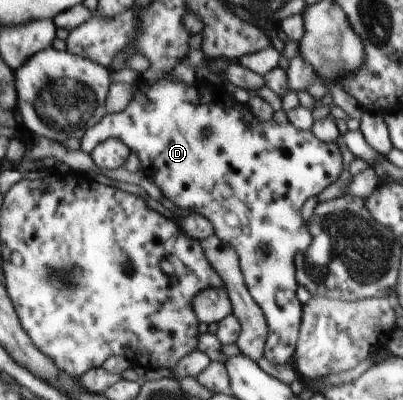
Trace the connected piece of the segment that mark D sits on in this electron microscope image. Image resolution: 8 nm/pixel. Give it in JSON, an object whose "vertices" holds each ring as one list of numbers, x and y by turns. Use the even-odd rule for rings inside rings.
{"vertices":[[168,74,157,81,154,86,149,86,142,78,137,82,136,95,123,112,107,113,96,125,93,125,80,138,80,148,85,154,90,155,93,149,107,139,121,139,126,145,129,145,131,152,138,154,142,171,162,190,165,197,167,197,178,208,194,209,195,213,205,215,214,226,214,234,217,235,223,242,232,246,239,255,240,267,246,287,249,289,253,300,261,307,266,318,268,333,266,338,266,345,264,348,263,358,275,364,292,363,294,352,296,349,296,342,299,338,300,324,302,319,302,302,297,298,296,290,299,286,296,279,296,266,294,263,294,256,297,252,307,252,315,242,312,237,307,224,302,217,303,203,310,198,318,197,329,185,332,185,340,178,343,169,343,157,339,150,337,142,326,143,319,140,313,133,312,129,306,131,297,129,292,123,277,124,274,120,260,121,245,104,236,102,226,88,221,88,219,85,208,83,204,80,198,80,191,86,183,83,178,83,171,79],[261,246,267,246,267,251,263,252]]}

